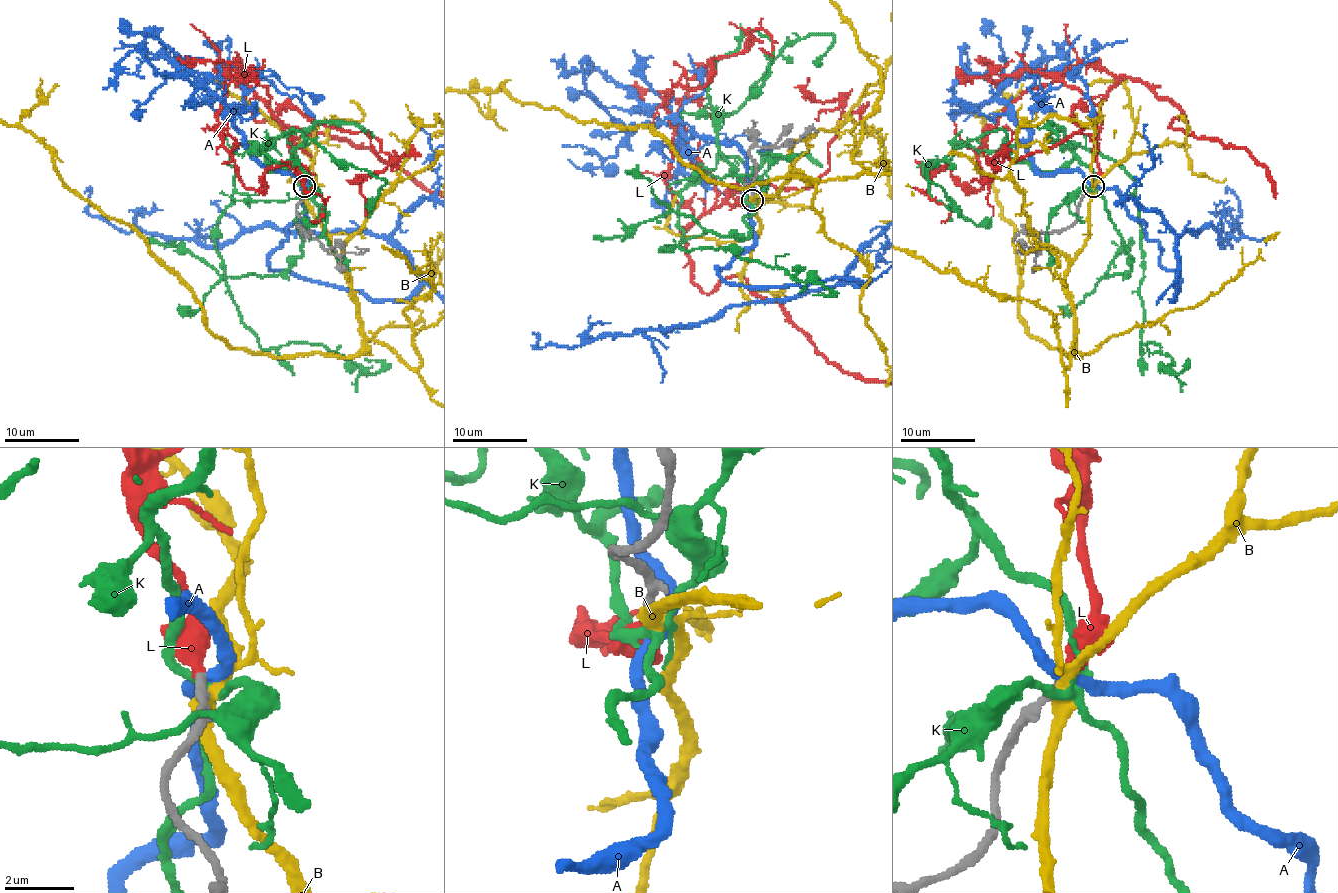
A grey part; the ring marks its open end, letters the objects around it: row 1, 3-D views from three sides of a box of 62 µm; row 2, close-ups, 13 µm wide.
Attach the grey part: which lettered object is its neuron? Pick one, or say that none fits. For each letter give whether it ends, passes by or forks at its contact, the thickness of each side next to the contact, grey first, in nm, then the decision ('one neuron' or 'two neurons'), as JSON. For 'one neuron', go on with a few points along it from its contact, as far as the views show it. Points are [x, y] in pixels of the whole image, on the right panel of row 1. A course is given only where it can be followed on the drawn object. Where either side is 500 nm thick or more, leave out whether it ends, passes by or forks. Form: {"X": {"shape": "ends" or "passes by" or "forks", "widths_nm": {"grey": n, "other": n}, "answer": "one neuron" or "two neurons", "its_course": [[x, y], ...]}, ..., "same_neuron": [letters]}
{"A": {"shape": "passes by", "widths_nm": {"grey": 280, "other": 360}, "answer": "two neurons"}, "B": {"shape": "passes by", "widths_nm": {"grey": 340, "other": 400}, "answer": "two neurons"}, "K": {"shape": "forks", "widths_nm": {"grey": 280, "other": 280}, "answer": "two neurons"}, "L": {"shape": "ends", "widths_nm": {"grey": 280, "other": 460}, "answer": "one neuron"}, "same_neuron": ["L"]}

